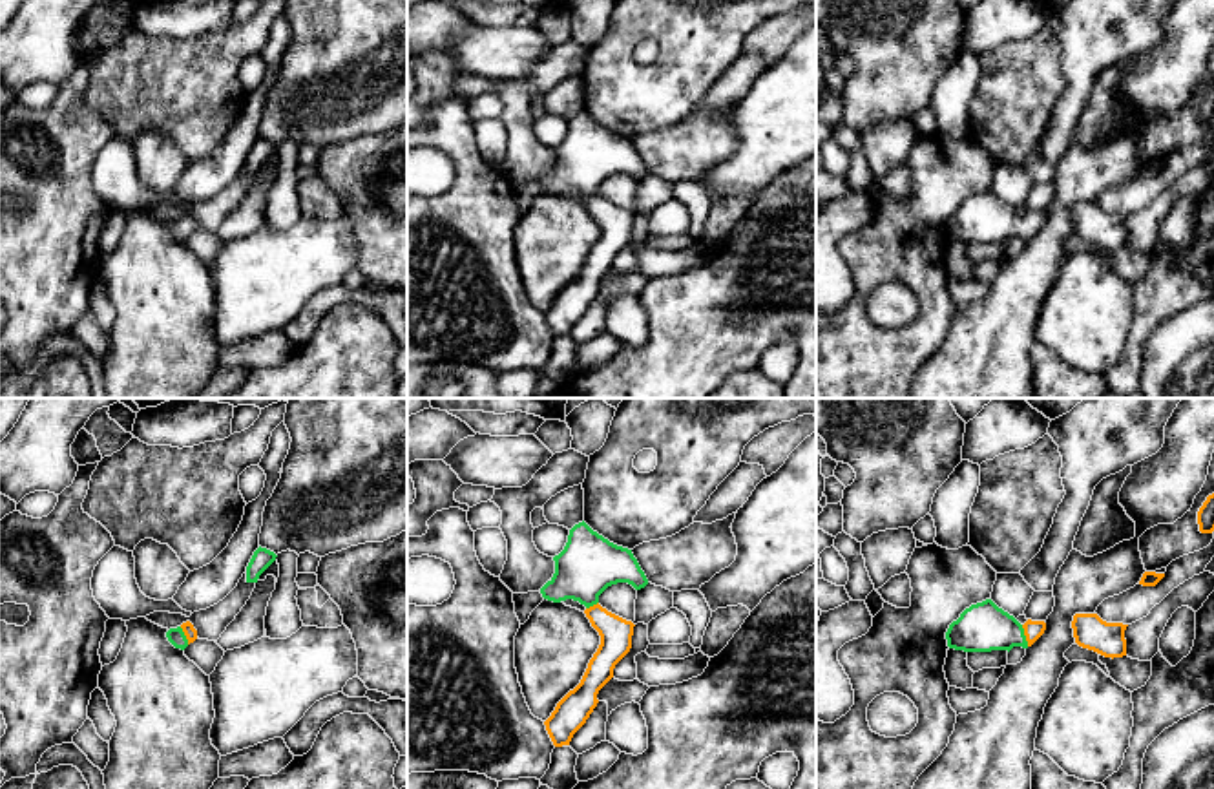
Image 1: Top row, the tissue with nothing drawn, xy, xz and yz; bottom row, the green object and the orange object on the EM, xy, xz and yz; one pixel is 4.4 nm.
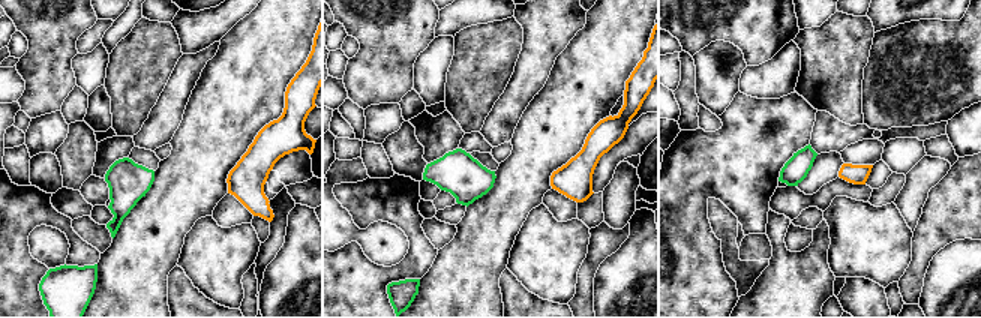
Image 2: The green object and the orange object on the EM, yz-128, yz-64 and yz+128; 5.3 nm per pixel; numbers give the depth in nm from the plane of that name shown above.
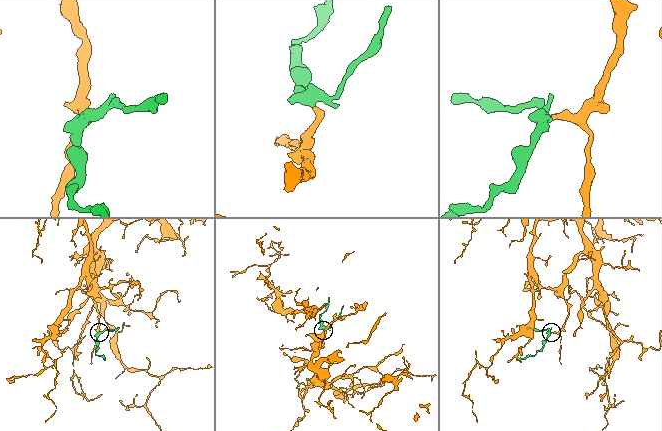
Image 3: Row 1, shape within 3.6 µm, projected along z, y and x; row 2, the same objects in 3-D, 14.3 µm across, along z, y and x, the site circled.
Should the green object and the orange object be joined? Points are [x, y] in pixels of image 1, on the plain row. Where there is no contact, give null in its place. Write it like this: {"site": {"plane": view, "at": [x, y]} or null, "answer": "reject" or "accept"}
{"site": {"plane": "yz", "at": [1025, 227]}, "answer": "accept"}

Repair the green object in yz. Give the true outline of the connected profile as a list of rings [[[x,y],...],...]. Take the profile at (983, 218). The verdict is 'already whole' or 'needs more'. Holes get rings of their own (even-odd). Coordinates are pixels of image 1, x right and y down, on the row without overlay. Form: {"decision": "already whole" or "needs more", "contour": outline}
{"decision": "needs more", "contour": [[[991,190],[971,195],[946,223],[947,237],[964,243],[1011,241],[1031,237],[1046,221],[1044,212],[1020,216]]]}

